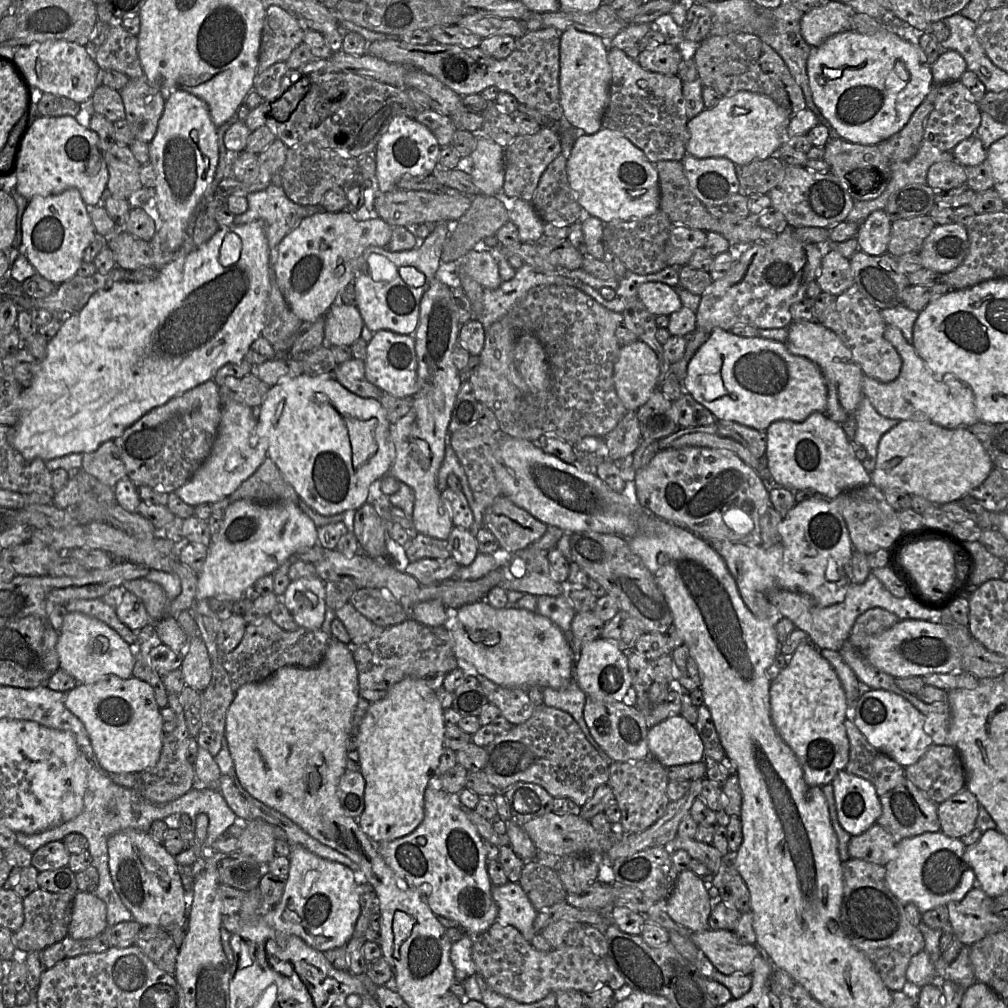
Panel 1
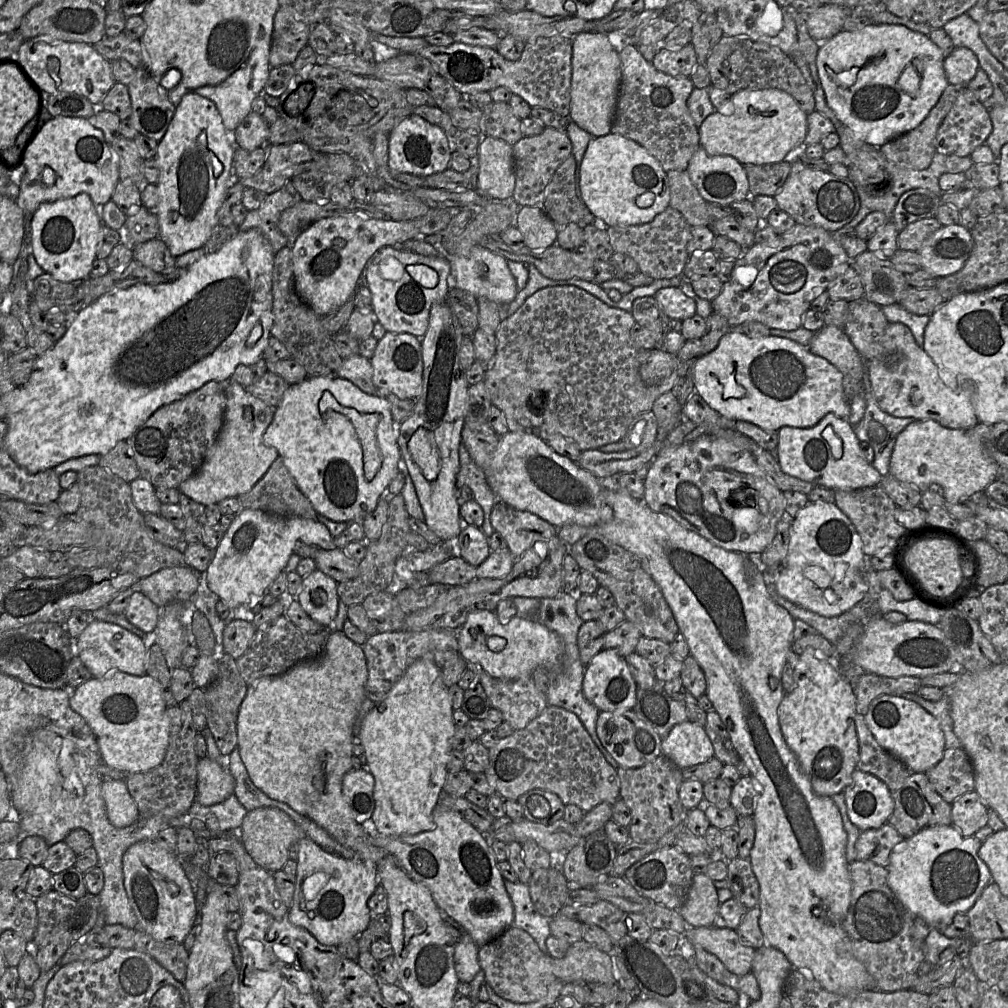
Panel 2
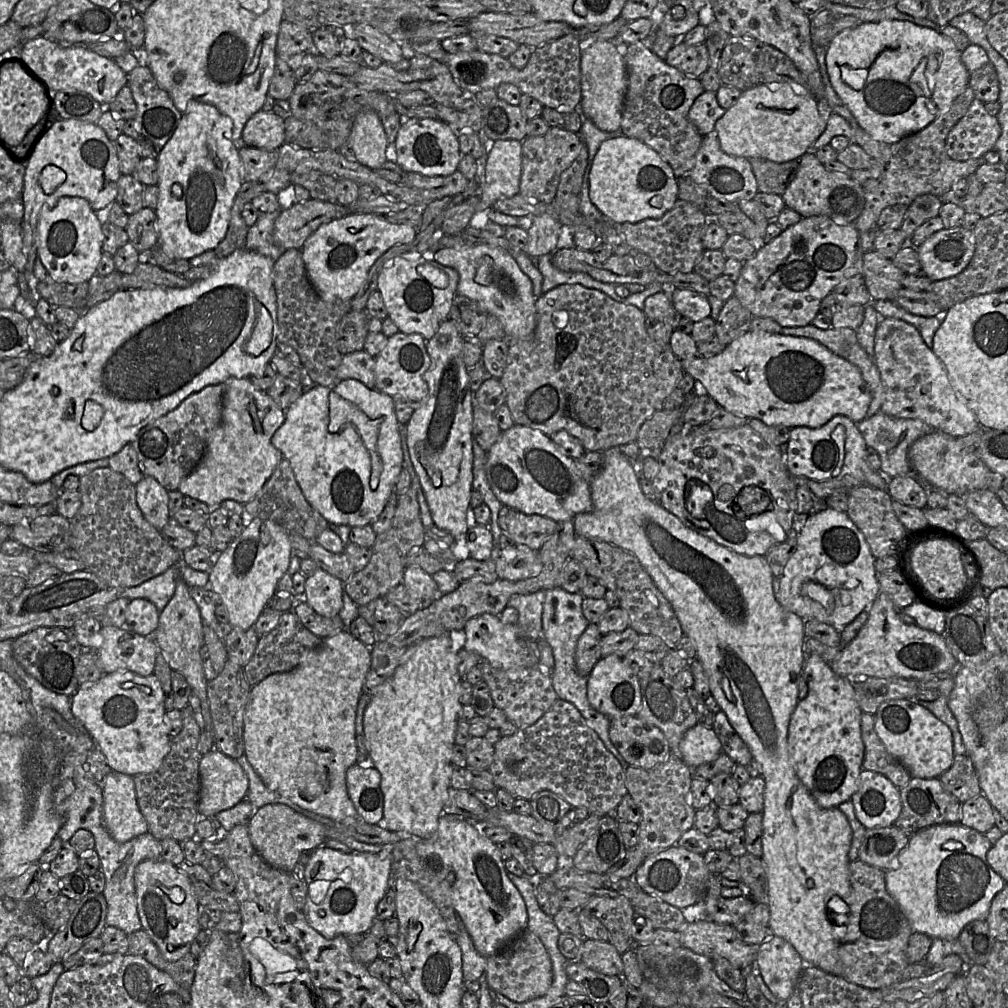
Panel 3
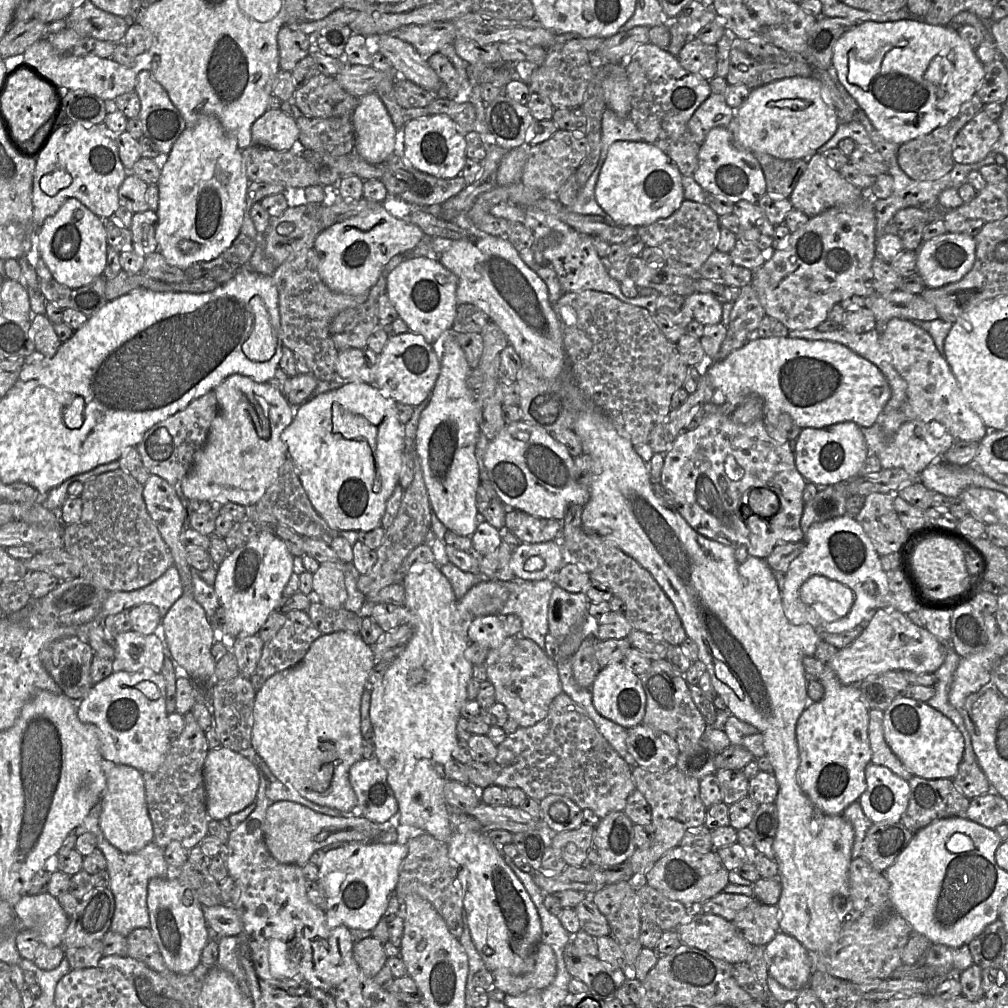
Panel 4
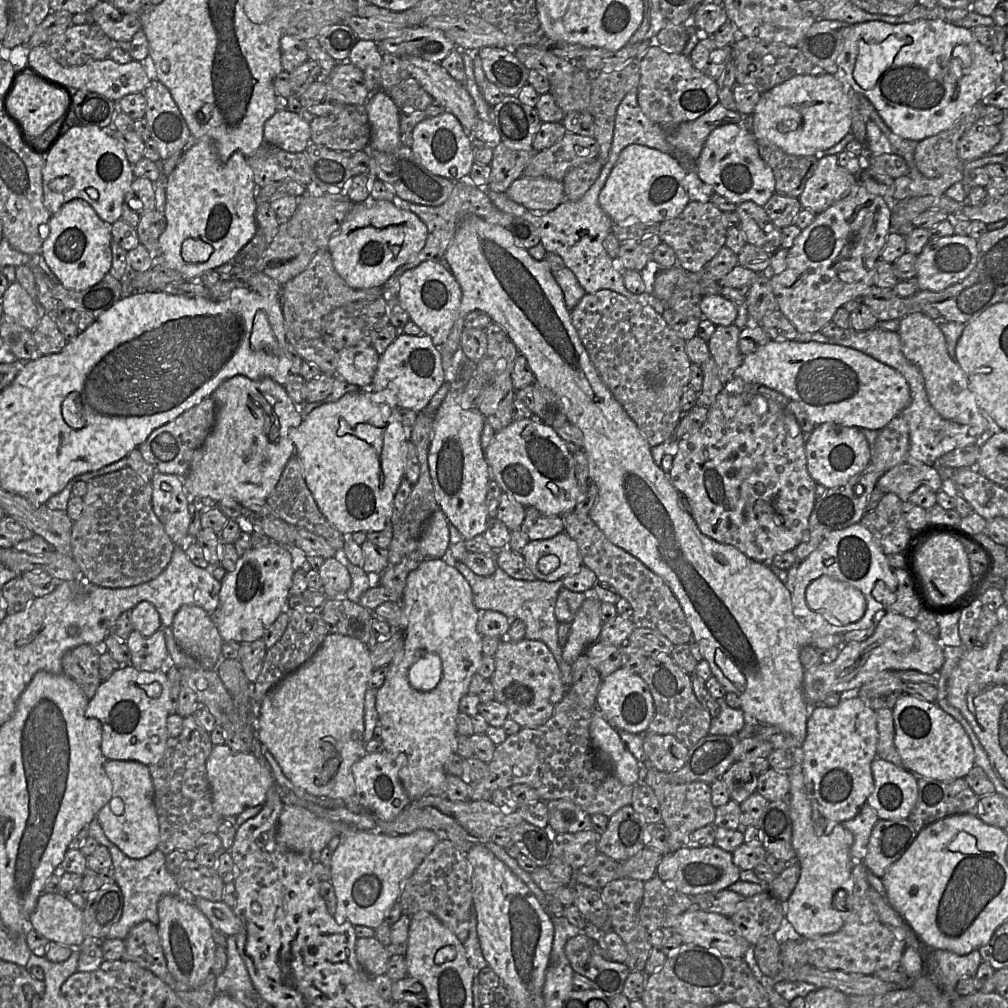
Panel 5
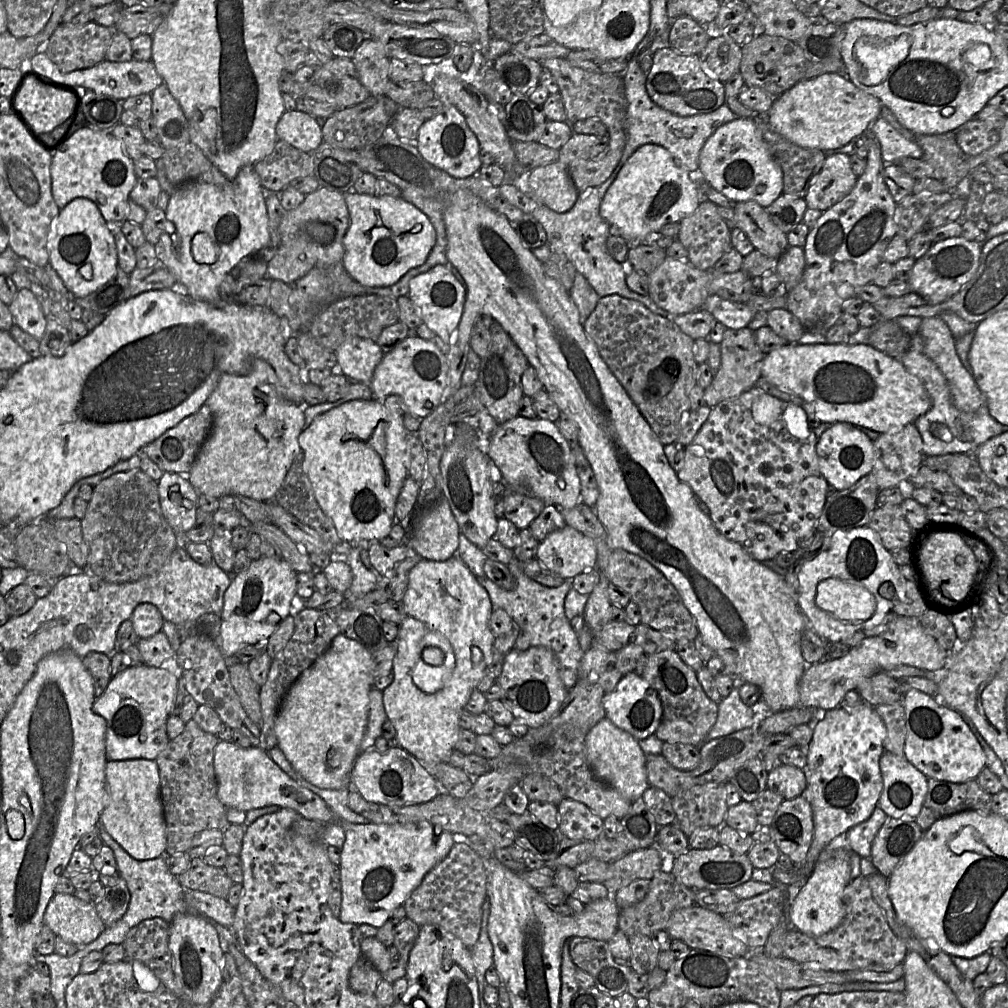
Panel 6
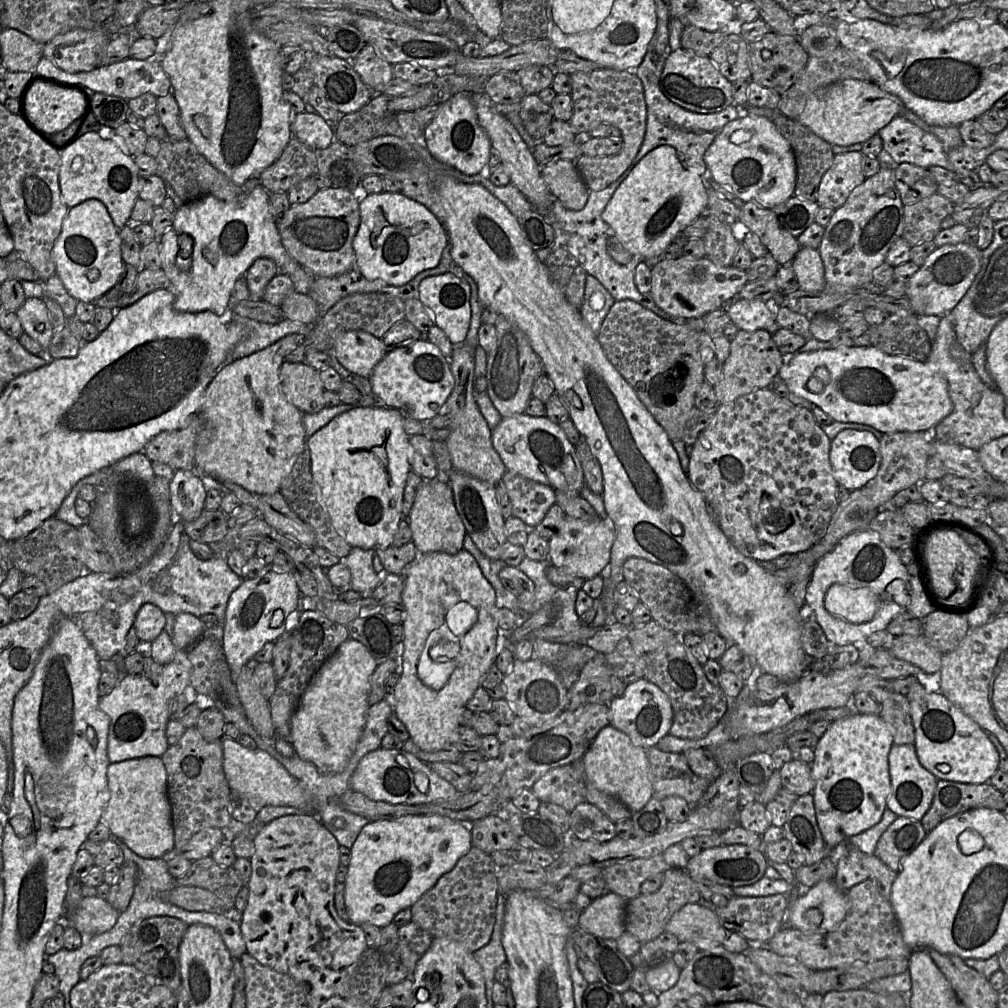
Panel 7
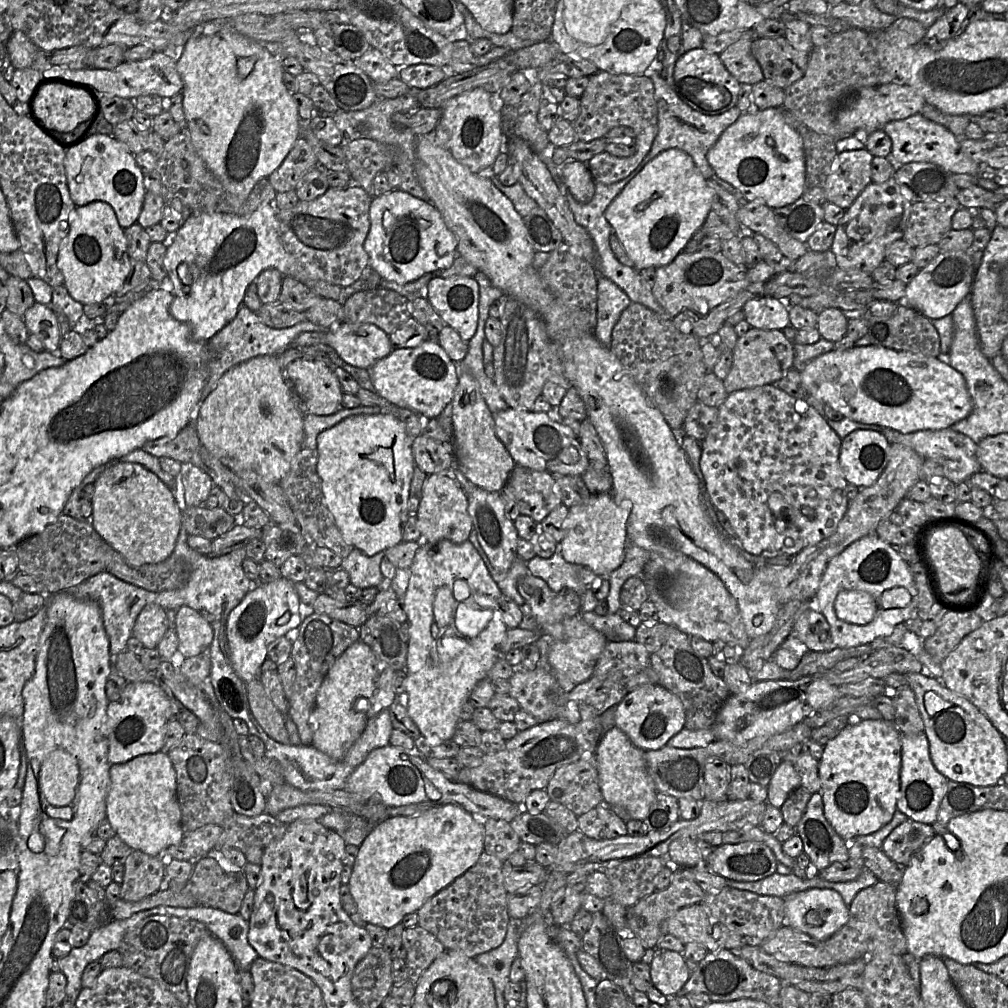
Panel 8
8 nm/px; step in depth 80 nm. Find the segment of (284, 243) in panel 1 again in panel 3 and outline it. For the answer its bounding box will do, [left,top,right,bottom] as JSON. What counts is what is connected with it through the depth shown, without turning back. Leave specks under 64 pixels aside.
[301,214,417,301]

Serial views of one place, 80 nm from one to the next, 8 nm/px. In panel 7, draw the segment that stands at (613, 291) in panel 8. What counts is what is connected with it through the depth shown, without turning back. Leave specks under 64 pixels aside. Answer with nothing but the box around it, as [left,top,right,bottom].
[579,276,615,335]

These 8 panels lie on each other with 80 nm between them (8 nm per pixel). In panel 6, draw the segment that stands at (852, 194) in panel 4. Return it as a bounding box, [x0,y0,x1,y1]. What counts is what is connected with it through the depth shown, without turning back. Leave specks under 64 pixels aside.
[804,154,857,212]

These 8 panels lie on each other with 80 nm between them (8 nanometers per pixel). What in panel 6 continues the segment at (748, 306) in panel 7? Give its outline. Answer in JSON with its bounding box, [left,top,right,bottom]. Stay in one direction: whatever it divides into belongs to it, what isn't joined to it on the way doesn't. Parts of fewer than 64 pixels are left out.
[704,297,757,329]

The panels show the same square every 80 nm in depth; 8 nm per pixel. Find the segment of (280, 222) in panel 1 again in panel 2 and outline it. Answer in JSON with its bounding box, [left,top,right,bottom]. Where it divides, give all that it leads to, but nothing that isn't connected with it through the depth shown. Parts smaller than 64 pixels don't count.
[239,189,296,253]

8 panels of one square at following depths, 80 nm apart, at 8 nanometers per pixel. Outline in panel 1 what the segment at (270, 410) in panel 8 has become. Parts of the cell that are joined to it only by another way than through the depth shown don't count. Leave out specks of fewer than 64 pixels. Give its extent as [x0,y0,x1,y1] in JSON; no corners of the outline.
[174,400,268,506]

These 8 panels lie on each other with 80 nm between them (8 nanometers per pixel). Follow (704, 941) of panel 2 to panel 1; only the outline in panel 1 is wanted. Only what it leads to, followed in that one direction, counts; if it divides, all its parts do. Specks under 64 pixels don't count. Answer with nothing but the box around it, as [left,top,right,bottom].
[691,929,761,975]

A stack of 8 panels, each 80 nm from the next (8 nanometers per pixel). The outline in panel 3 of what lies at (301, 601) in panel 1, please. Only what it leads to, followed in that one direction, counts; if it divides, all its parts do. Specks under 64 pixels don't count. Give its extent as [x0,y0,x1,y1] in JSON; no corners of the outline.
[296,568,343,617]

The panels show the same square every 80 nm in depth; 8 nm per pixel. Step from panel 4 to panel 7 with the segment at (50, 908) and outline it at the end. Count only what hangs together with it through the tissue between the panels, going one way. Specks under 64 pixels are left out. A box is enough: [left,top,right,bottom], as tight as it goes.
[63,897,120,937]

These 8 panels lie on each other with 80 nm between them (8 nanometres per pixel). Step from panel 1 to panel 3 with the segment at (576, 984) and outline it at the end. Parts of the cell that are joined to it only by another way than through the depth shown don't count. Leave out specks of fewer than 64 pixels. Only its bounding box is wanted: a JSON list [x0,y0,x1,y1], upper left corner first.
[486,930,623,1002]

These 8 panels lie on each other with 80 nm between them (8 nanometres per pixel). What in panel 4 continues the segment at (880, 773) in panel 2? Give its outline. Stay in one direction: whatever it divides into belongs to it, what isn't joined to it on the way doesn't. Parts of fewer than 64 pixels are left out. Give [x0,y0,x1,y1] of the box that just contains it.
[868,710,912,781]

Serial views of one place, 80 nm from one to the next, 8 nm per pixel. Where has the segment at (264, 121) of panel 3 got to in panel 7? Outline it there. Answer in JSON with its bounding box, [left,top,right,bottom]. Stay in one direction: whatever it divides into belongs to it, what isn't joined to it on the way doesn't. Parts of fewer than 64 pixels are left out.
[292,112,335,149]

